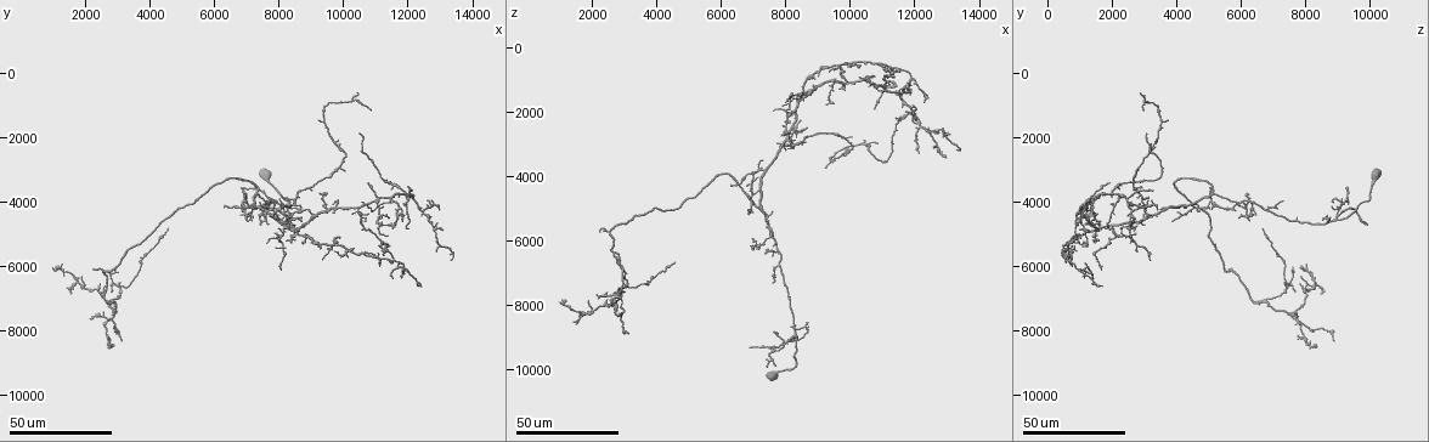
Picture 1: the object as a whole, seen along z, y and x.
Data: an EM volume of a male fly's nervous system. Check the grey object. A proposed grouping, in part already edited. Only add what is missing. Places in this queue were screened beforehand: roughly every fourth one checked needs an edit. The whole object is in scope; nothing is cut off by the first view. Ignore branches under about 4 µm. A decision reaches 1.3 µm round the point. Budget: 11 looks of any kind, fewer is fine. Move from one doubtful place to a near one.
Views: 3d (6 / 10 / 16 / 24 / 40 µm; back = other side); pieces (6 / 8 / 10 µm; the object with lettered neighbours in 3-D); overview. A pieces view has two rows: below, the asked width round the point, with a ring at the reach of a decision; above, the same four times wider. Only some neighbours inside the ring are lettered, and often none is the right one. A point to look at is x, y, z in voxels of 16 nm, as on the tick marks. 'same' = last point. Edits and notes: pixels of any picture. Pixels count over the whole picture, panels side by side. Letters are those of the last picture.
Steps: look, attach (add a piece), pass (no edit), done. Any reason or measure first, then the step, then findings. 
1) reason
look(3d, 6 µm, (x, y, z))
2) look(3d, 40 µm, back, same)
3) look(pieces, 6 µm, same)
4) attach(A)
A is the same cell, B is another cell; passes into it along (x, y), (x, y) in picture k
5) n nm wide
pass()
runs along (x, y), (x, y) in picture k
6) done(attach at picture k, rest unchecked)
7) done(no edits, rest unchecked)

thin end
look(3d, 24 µm, (8200, 4700, 3000))

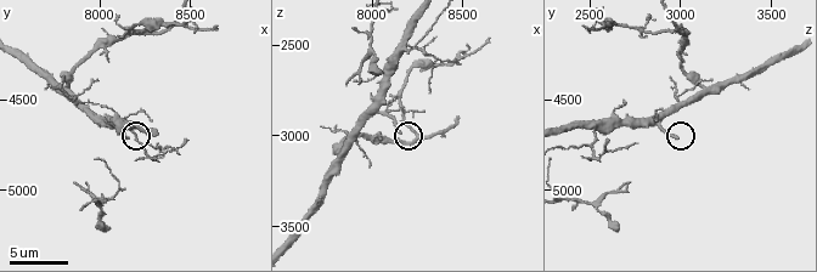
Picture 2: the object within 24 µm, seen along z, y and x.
see the neighbours
look(pieces, 8 µm, (8160, 4720, 2980))

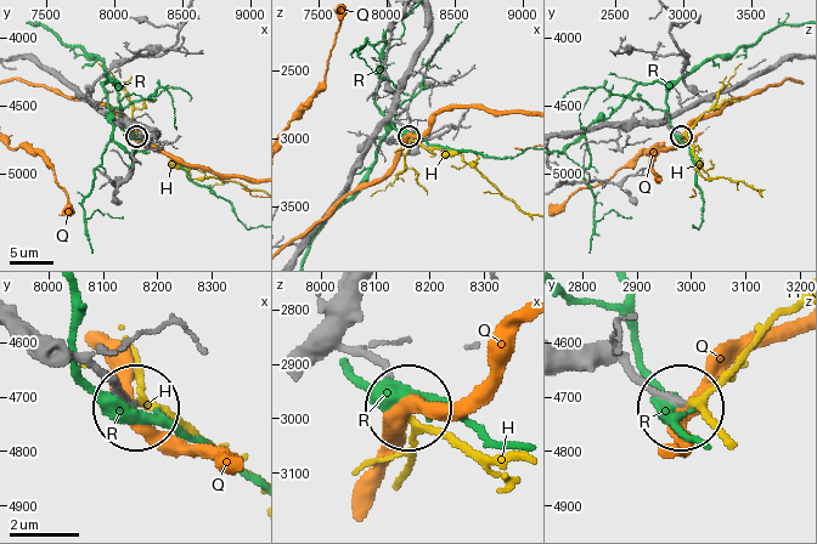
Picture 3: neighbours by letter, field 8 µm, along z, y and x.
attach(H)
H is the same cell, Q and R are other cells; passes into it along (331, 353), (372, 362), (404, 411), (485, 454), (520, 458) in picture 3; it goes on there

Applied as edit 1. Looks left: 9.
long arm stops here
look(3d, 40 µm, (6300, 4100, 4300))

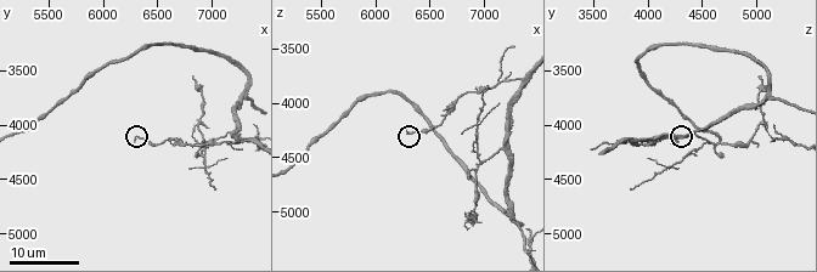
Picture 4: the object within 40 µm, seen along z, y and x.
look(pieces, 10 µm, (6300, 4160, 4260))

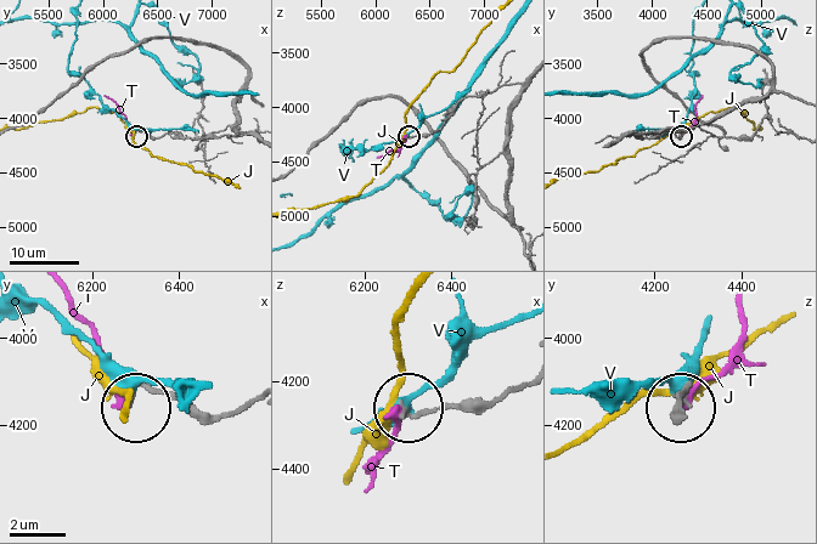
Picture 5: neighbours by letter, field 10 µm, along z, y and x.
pass()
J, T and V are other cells; runs along (500, 85), (462, 98), (437, 130), (406, 137) in picture 5; none of them fits

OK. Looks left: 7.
free end
look(3d, 24 µm, (7600, 4400, 6300))

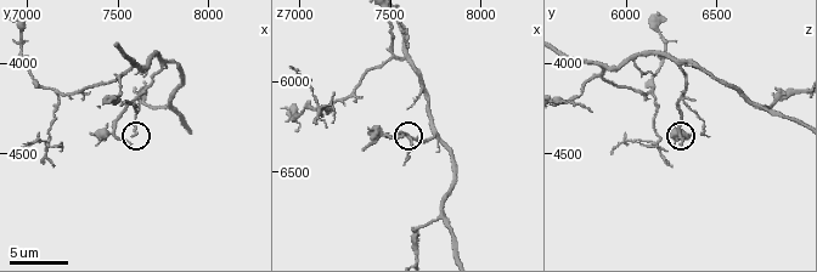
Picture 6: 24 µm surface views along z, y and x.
look(pieces, 10 µm, (7560, 4460, 6300))

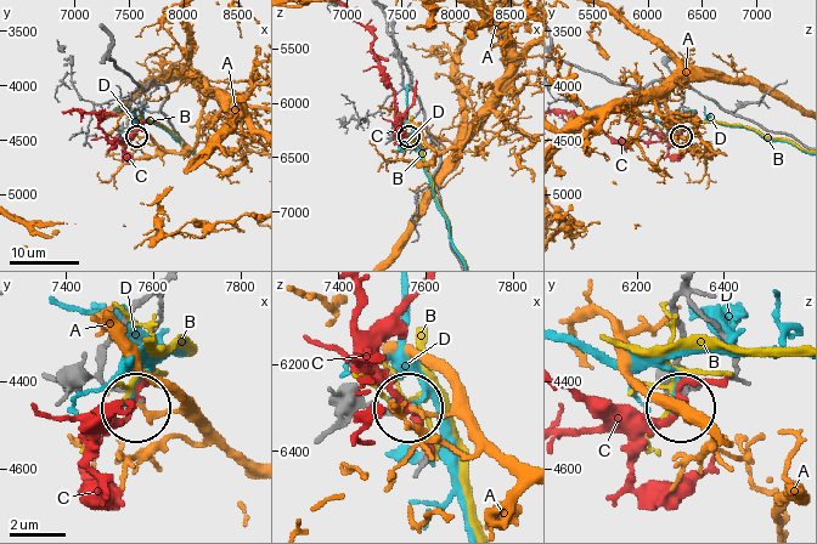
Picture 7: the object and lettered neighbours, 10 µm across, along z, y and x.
pass()
A, B, C and D are other cells; no lettered piece goes on from it

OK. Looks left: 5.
thin end
look(3d, 40 µm, (8700, 4600, 8600))

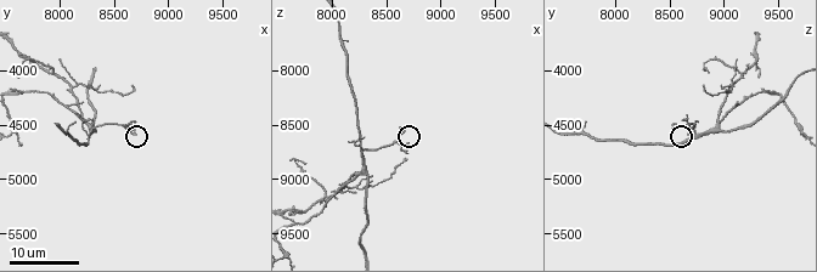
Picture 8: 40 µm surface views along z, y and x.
what lies round it
look(pieces, 10 µm, (8700, 4580, 8700))

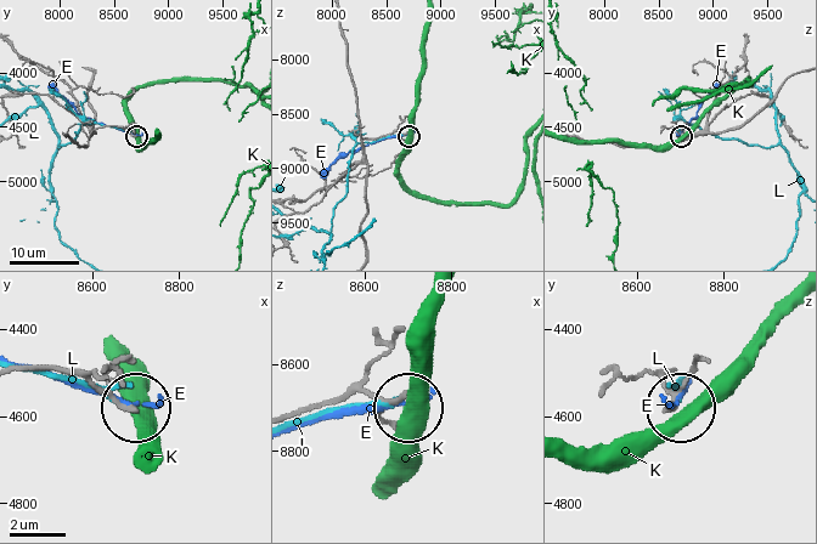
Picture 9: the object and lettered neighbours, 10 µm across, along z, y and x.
pass()
E, K and L are other cells; runs along (24, 370), (80, 373), (128, 406) in picture 9; none of them fits

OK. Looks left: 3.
long arm stops here
look(3d, 40 µm, (10900, 1100, 2900))

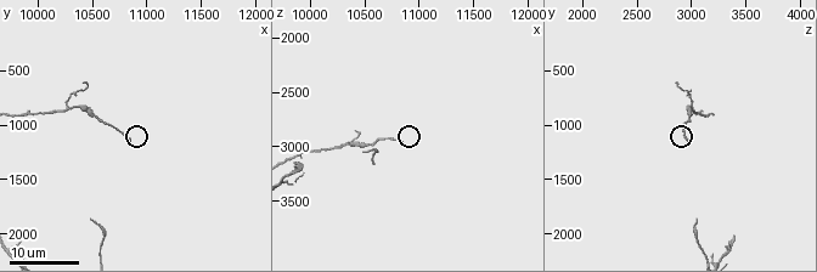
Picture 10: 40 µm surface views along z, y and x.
look(pieces, 6 µm, (10820, 1140, 2940))

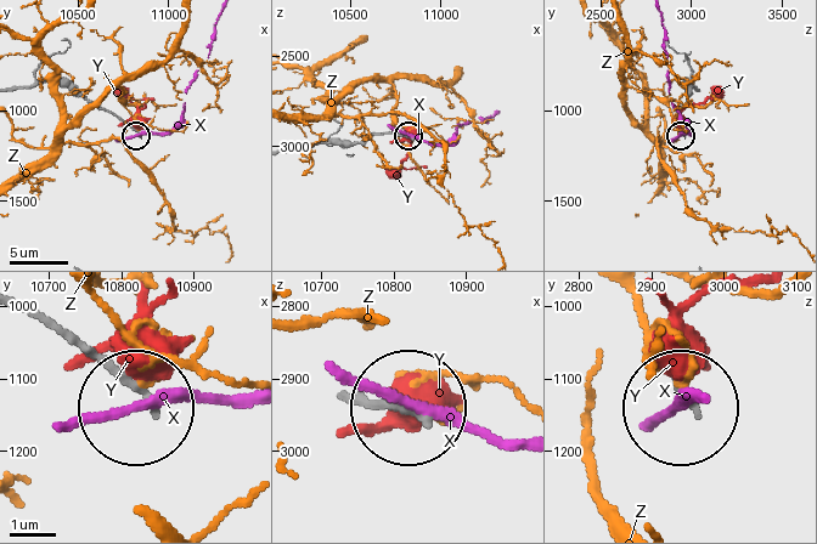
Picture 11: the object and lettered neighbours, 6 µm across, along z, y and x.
pass()
X, Y and Z are other cells; runs along (27, 304), (139, 401) in picture 11; no lettered piece goes on from it

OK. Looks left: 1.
done(attach at picture 3, rest unchecked)

